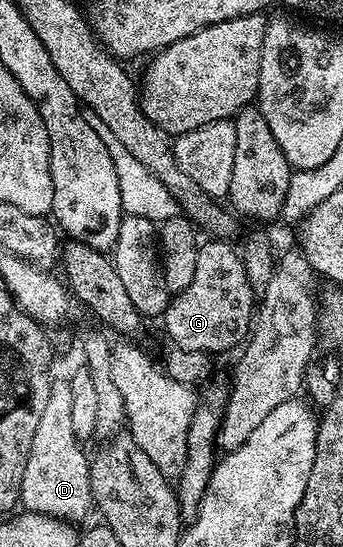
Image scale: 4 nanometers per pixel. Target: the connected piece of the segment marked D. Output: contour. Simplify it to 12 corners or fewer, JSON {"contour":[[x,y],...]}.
{"contour":[[56,378],[19,490],[75,525],[93,511],[89,455]]}

